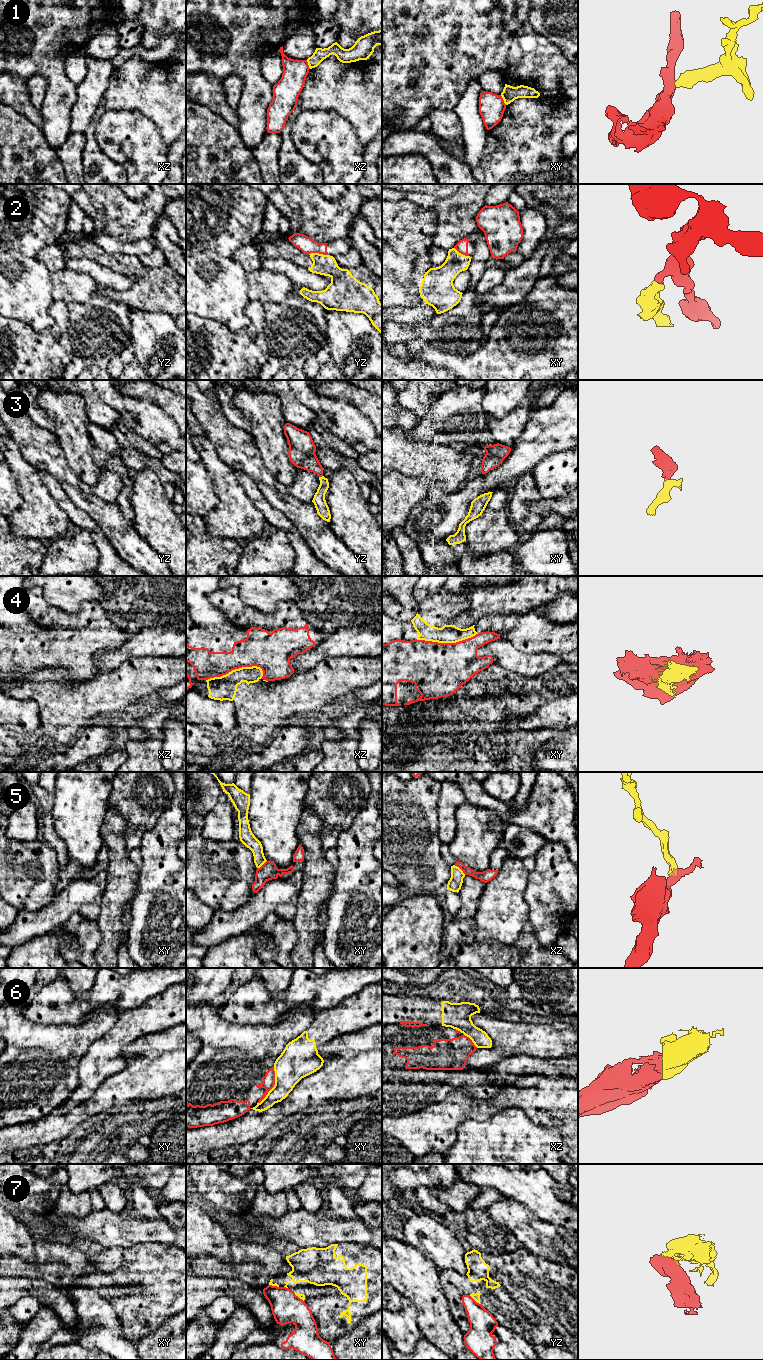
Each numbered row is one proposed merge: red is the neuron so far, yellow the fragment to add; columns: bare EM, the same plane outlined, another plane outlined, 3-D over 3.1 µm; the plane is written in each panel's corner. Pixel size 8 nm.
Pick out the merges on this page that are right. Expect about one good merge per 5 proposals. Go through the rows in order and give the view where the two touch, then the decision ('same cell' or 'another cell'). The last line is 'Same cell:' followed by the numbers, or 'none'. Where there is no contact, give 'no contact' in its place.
1: contact in xy; another cell
2: contact in yz; another cell
3: contact in yz; same cell
4: contact in xz; another cell
5: contact in xz; another cell
6: contact in xy; another cell
7: contact in yz; another cell
Same cell: 3

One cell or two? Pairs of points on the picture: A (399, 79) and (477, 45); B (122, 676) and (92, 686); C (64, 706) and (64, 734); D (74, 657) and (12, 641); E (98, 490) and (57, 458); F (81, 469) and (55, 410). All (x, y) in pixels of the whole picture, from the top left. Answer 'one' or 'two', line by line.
A: one
B: one
C: one
D: one
E: two
F: one

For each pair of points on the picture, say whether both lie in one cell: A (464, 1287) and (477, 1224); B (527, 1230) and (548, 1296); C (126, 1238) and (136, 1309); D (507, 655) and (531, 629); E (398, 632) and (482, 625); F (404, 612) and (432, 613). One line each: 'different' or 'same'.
A: different
B: different
C: different
D: different
E: same
F: different

